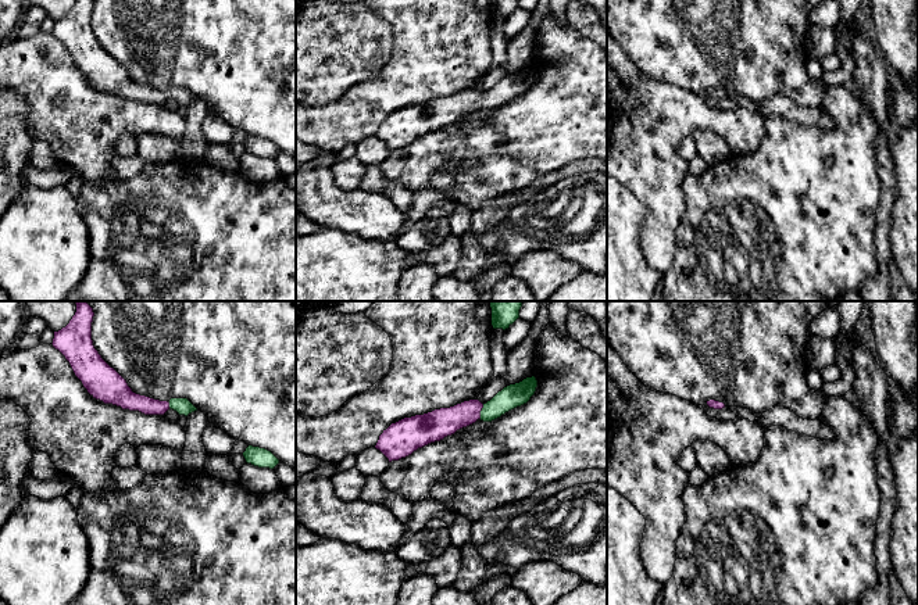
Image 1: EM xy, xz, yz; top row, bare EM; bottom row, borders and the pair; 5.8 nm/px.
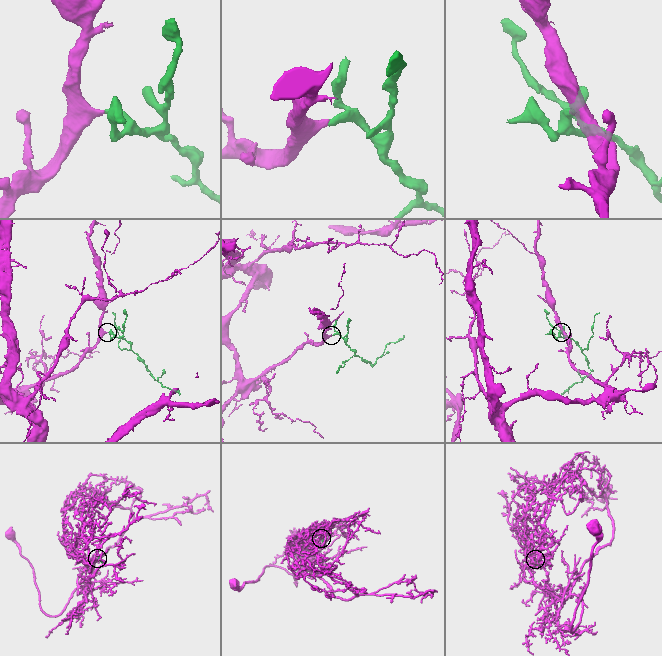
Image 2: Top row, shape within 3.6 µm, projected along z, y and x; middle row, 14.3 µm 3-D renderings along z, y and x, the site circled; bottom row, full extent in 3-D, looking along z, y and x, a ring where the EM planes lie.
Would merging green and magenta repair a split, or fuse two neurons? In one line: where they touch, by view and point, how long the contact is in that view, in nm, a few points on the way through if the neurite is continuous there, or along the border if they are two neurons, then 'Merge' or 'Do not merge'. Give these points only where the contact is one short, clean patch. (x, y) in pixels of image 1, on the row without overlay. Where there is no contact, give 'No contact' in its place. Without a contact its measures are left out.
Touches green at xz (481, 100). Shared border 90 nm. Path across: xz (513, 85), (490, 100), (481, 100), (470, 100), (443, 111). Merge

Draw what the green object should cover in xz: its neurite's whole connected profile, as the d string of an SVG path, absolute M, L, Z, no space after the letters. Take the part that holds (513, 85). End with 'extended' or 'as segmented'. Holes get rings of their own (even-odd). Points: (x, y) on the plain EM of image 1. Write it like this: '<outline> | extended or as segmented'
M532 65L504 76L486 93L482 93L479 89L469 89L450 97L404 107L383 119L375 137L389 151L399 150L418 137L454 123L478 108L492 111L506 101L526 93L535 83L536 76L537 69Z | extended

